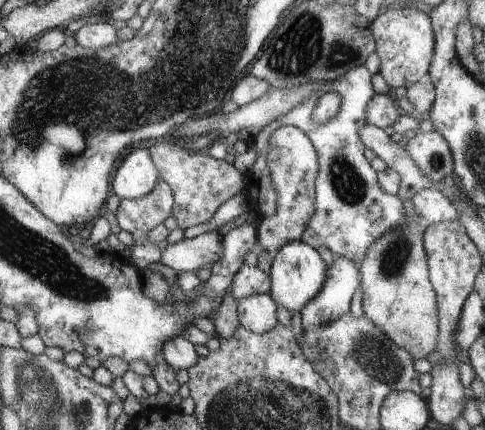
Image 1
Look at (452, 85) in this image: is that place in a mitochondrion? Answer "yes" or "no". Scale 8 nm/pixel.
no

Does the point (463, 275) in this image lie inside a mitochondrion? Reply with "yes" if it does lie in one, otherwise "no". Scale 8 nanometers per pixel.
no

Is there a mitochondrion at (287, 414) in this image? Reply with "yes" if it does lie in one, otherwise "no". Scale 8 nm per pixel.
yes

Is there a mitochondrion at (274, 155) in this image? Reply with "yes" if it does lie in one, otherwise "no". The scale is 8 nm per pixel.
no

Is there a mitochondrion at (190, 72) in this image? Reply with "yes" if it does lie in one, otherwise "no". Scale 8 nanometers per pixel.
yes

